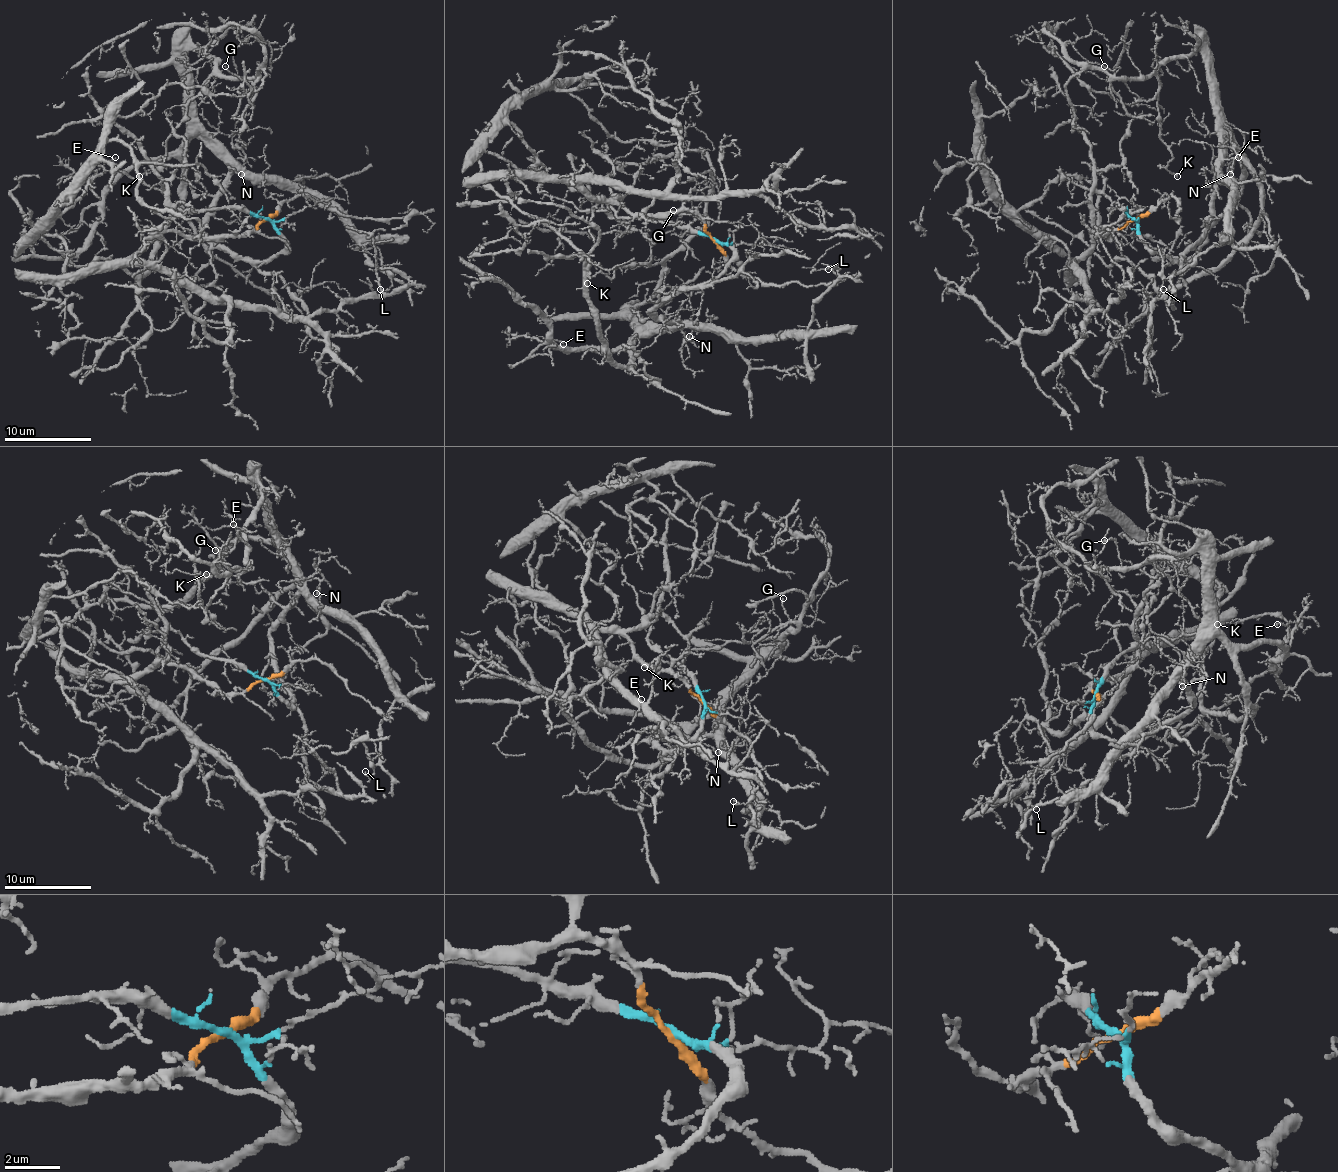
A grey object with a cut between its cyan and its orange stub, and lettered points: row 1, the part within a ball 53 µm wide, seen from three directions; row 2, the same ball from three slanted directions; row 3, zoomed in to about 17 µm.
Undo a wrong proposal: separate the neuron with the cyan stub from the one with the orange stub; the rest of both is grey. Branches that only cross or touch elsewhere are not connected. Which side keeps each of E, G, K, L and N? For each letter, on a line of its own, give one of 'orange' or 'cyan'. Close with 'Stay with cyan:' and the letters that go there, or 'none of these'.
E: cyan
G: cyan
K: cyan
L: cyan
N: cyan
Stay with cyan: E, G, K, L, N

